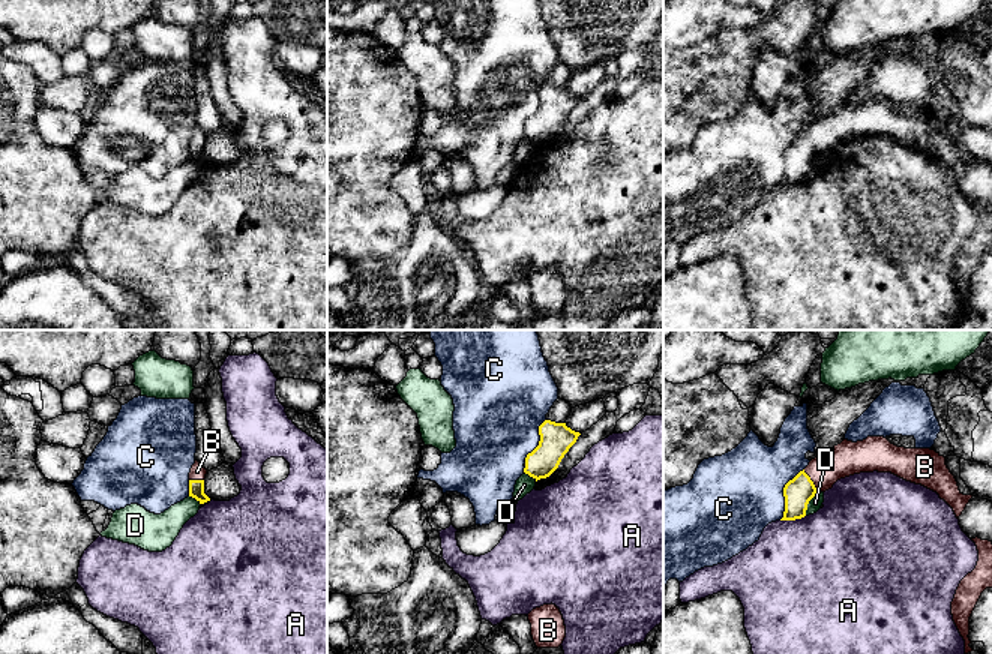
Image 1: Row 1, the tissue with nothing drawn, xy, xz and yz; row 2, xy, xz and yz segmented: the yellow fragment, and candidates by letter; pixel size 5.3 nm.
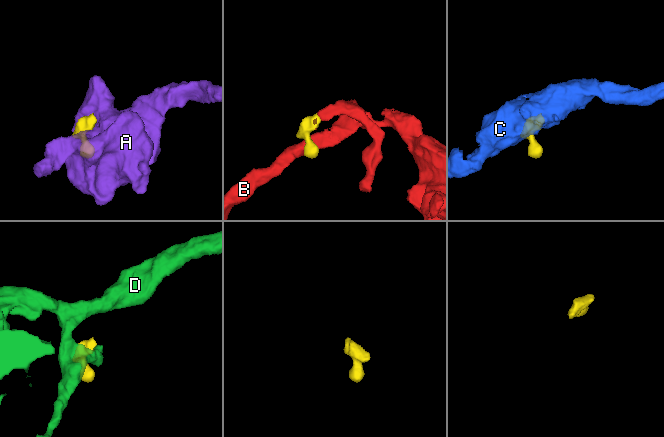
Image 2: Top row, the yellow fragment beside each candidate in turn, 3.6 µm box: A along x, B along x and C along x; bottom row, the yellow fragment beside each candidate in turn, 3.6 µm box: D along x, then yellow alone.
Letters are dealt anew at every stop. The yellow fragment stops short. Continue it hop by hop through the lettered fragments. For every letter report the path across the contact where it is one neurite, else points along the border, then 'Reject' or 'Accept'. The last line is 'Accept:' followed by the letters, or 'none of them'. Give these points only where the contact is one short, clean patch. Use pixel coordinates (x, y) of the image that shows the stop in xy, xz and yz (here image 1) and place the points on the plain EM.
A: Reject
B: Path across: yz (797, 156), (811, 144), (829, 131), (848, 122). Accept
C: Reject
D: Boundary: yz (817, 155), (805, 179). Reject
Accept: B

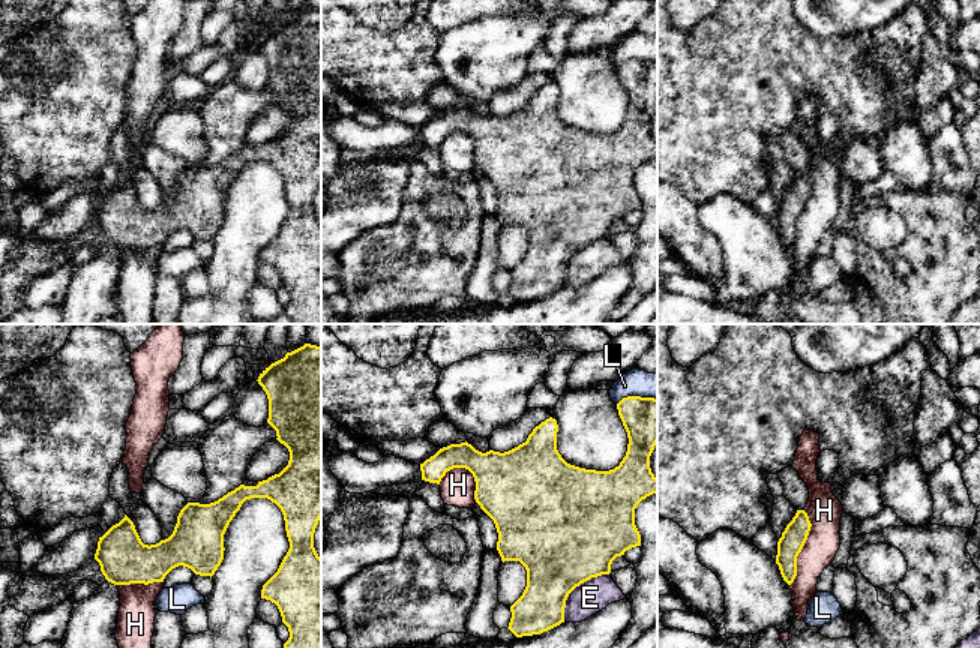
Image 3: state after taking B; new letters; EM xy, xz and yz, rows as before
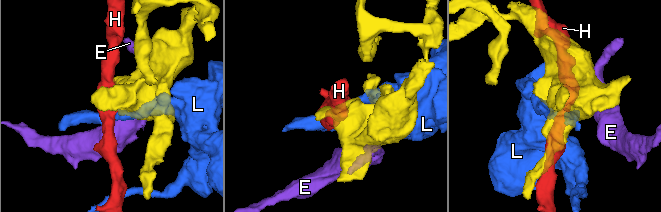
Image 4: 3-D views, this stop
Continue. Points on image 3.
E: Reject
H: Reject
L: Reject
Accept: none of them

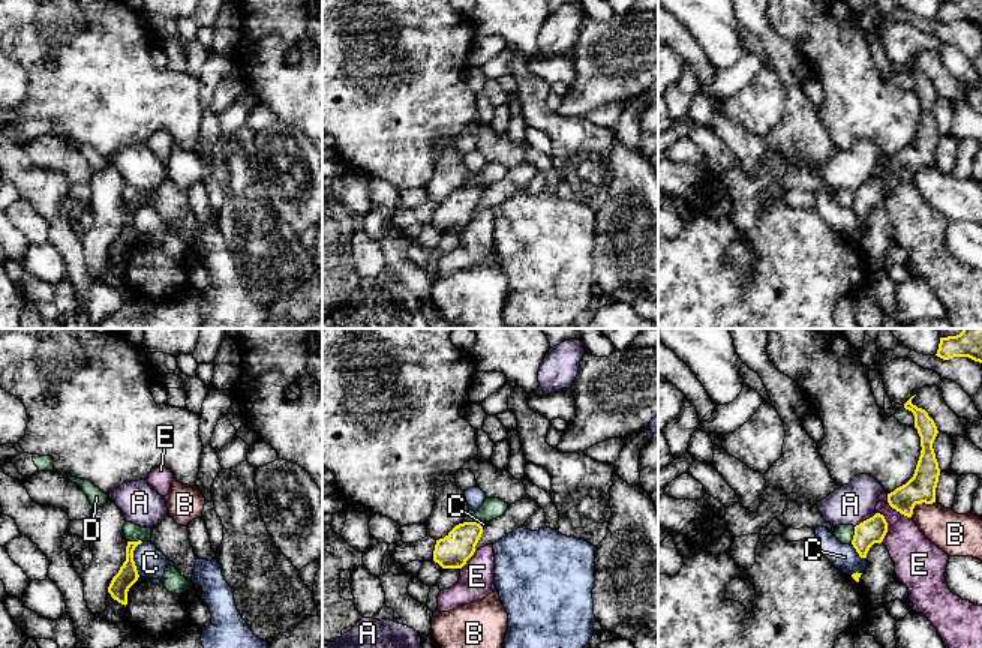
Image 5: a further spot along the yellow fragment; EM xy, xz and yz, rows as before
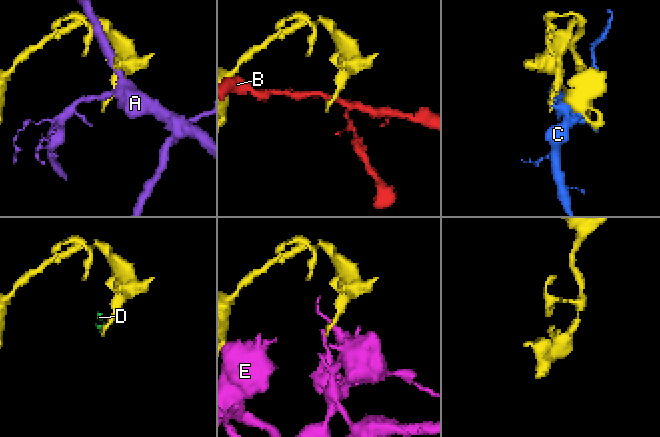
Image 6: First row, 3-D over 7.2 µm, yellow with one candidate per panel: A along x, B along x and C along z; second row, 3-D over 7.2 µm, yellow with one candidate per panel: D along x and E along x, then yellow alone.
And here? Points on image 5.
A: Reject
B: Boundary: yz (934, 165), (918, 167), (910, 180). Reject
C: Boundary: xy (143, 206), (134, 215), (134, 228), (140, 239). Reject
D: Boundary: yz (855, 191), (850, 207). Reject
E: Boundary: yz (876, 176), (886, 186), (886, 198), (880, 206). Reject
Accept: none of them

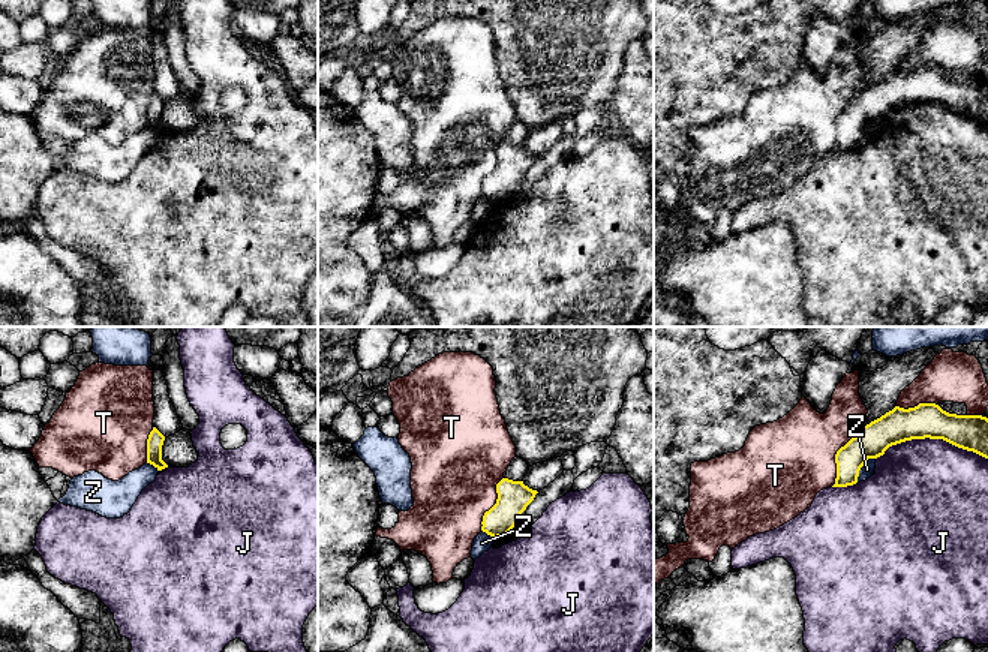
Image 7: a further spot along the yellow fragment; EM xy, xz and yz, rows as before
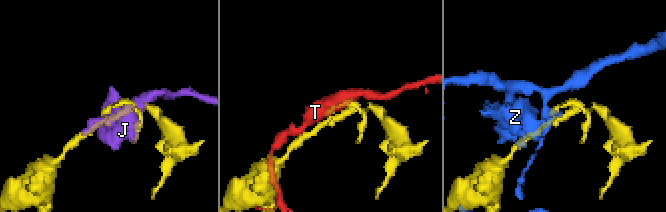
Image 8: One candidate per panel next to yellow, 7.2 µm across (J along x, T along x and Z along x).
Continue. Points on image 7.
J: Reject
T: Reject
Z: Boundary: yz (874, 122), (865, 126), (856, 146). Reject
Accept: none of them

